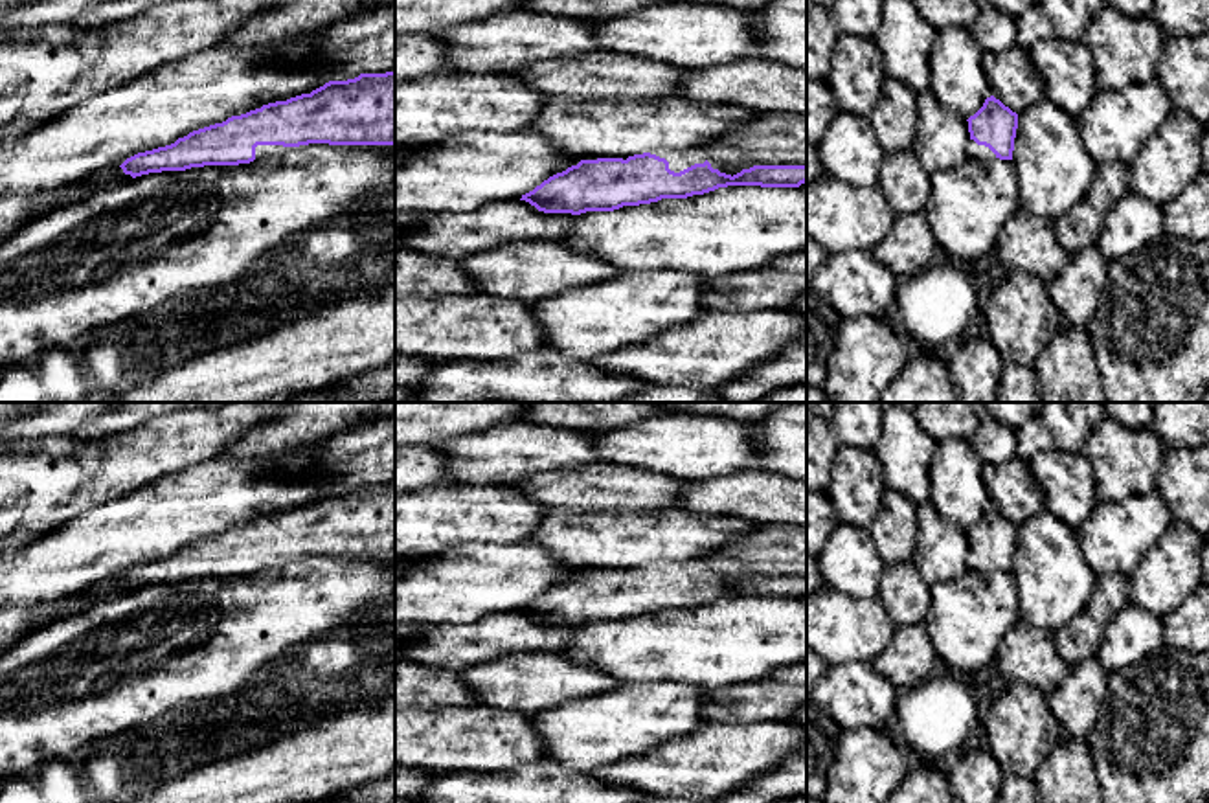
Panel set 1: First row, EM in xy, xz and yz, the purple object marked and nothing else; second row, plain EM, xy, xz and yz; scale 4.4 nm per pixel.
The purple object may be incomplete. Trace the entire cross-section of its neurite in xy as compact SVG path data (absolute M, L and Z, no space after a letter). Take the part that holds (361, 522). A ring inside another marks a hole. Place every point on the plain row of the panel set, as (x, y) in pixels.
M395 483L360 485L347 492L329 492L311 505L263 516L178 549L175 555L127 570L119 579L132 590L186 582L204 577L239 577L268 568L283 568L288 560L309 557L395 557Z

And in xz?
M704 559L623 570L588 568L522 606L544 625L614 623L661 610L687 610L728 597L799 599L807 577L753 577L737 586L713 581Z

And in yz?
M994 507L987 509L983 518L968 531L970 551L966 568L990 573L1012 571L1018 526L1005 518Z

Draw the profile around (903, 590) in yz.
M913 562L893 564L882 573L880 599L895 627L922 625L930 584Z

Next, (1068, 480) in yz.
M1049 450L1036 454L1029 469L1044 487L1044 509L1080 529L1101 500L1091 461L1082 452Z

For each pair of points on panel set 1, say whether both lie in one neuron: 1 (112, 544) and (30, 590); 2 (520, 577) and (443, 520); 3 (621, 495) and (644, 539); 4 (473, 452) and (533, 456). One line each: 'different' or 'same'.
1: same
2: different
3: different
4: same

